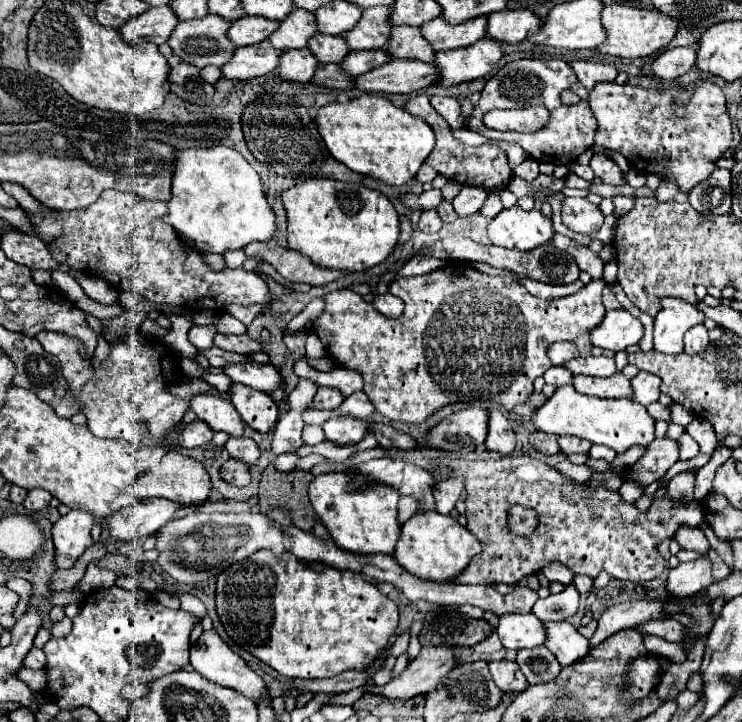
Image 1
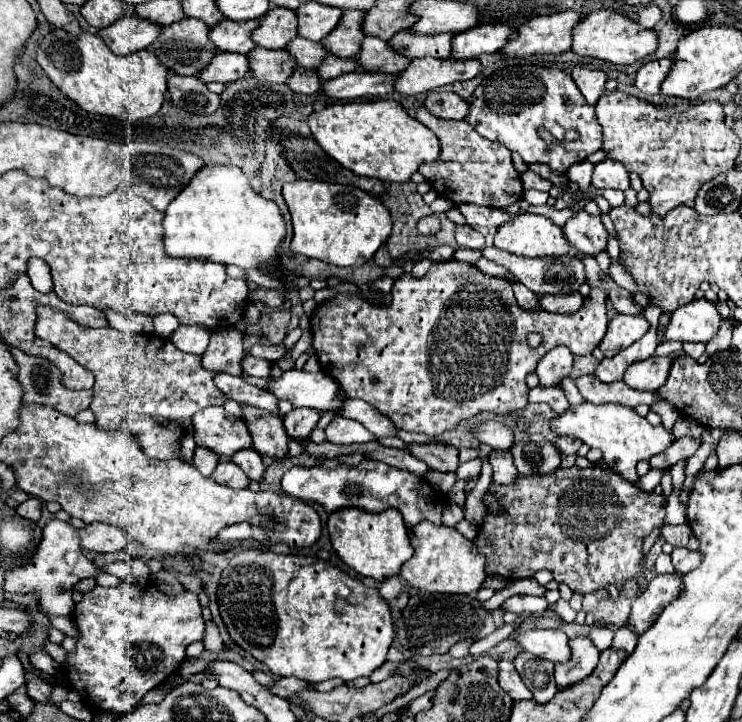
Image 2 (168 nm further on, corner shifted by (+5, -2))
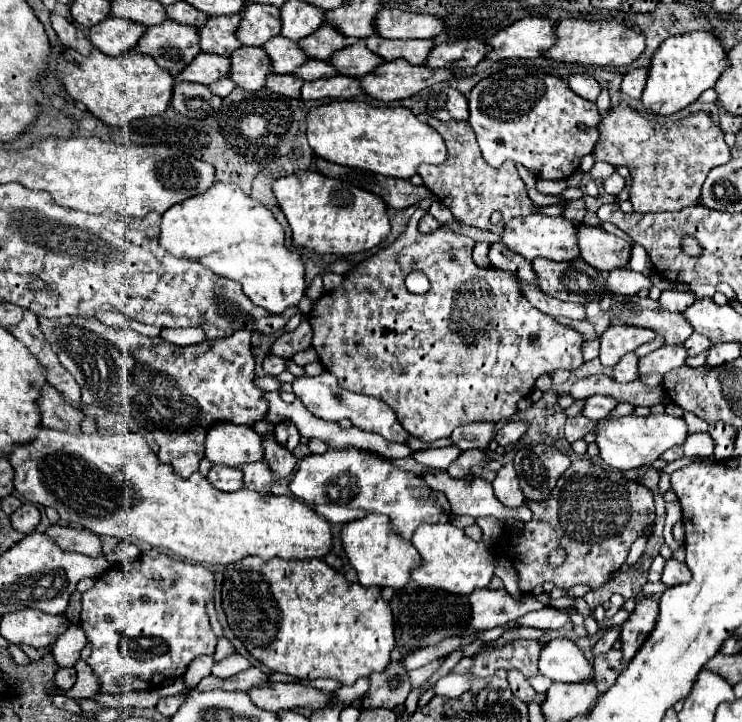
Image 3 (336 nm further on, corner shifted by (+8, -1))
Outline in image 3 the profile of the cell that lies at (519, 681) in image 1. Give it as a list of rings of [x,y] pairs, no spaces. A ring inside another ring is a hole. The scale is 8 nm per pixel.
[[[509,671],[509,685],[511,685],[513,695],[519,697],[521,701],[525,701],[525,703],[541,703],[545,699],[545,695],[537,693],[529,685],[527,677],[523,677],[523,673],[519,673],[519,671]]]

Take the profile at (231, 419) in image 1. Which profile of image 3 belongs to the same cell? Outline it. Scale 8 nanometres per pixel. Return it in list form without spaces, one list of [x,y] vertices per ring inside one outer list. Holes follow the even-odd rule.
[[[215,425],[207,433],[205,457],[213,465],[239,467],[263,459],[261,437],[247,425]]]

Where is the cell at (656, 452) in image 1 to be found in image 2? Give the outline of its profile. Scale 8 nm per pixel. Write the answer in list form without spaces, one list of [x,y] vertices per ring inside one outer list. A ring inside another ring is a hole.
[[[688,436],[678,438],[678,440],[672,442],[672,446],[670,446],[666,452],[656,454],[654,458],[650,458],[650,466],[652,466],[652,468],[658,468],[658,470],[662,470],[662,468],[666,468],[666,466],[670,468],[670,466],[674,466],[678,460],[690,458],[690,456],[698,450],[698,446],[700,446],[700,440],[694,440],[694,438],[688,438]]]

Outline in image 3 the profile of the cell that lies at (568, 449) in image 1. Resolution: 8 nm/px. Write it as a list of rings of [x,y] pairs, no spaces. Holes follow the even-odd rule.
[[[567,417],[567,423],[565,423],[565,439],[569,443],[585,437],[589,431],[595,429],[595,423],[593,419],[587,419],[587,417]]]

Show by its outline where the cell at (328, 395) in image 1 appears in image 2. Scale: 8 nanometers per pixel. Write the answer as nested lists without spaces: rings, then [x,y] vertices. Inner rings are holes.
[[[294,408],[290,414],[284,416],[284,428],[294,438],[306,438],[318,424],[320,412],[310,408]]]

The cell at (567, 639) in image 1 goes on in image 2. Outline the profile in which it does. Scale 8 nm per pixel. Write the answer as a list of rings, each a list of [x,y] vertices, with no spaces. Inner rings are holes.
[[[578,636],[578,638],[572,638],[568,644],[572,650],[570,660],[556,662],[556,666],[554,666],[554,678],[556,678],[558,688],[570,686],[570,684],[586,678],[596,668],[598,656],[600,656],[600,650],[588,638]]]

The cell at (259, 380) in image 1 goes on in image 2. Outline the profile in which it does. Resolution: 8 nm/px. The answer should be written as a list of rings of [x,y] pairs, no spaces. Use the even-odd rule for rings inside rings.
[[[286,370],[282,372],[282,376],[278,378],[268,378],[266,390],[272,392],[278,400],[288,400],[294,408],[314,408],[320,414],[334,410],[338,414],[338,410],[342,408],[342,402],[336,400],[336,390],[338,390],[338,382],[334,378],[330,378],[326,372],[316,372],[316,374],[306,374],[306,372],[298,372],[298,370]]]

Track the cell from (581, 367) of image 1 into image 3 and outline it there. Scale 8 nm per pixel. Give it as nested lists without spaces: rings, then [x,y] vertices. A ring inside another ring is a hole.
[[[627,353],[627,357],[623,357],[623,359],[619,361],[619,365],[615,365],[613,379],[619,381],[619,383],[629,383],[629,381],[639,379],[637,363],[639,363],[637,355],[635,355],[635,353]]]

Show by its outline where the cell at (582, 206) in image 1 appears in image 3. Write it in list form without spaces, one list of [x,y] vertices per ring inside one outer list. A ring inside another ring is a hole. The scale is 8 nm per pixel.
[[[579,227],[581,259],[599,271],[623,269],[629,263],[631,245],[601,227]]]

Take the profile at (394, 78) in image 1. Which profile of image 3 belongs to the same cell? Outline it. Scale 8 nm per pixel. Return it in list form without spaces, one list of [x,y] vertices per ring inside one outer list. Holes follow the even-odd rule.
[[[335,75],[329,79],[307,81],[301,87],[301,99],[351,99],[361,95],[361,85],[357,79]]]

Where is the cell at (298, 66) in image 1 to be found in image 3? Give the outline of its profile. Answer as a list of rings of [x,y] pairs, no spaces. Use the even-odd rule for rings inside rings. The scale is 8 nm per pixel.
[[[239,47],[235,53],[231,53],[229,77],[245,91],[259,91],[269,71],[271,61],[267,61],[261,47]]]

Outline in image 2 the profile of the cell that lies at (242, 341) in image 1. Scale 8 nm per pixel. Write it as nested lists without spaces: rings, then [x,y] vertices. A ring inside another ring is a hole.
[[[254,344],[254,346],[250,348],[250,354],[256,356],[256,358],[262,358],[262,360],[268,360],[268,362],[276,362],[276,360],[280,360],[280,358],[286,354],[286,350],[284,350],[282,344],[280,344],[280,346]]]

